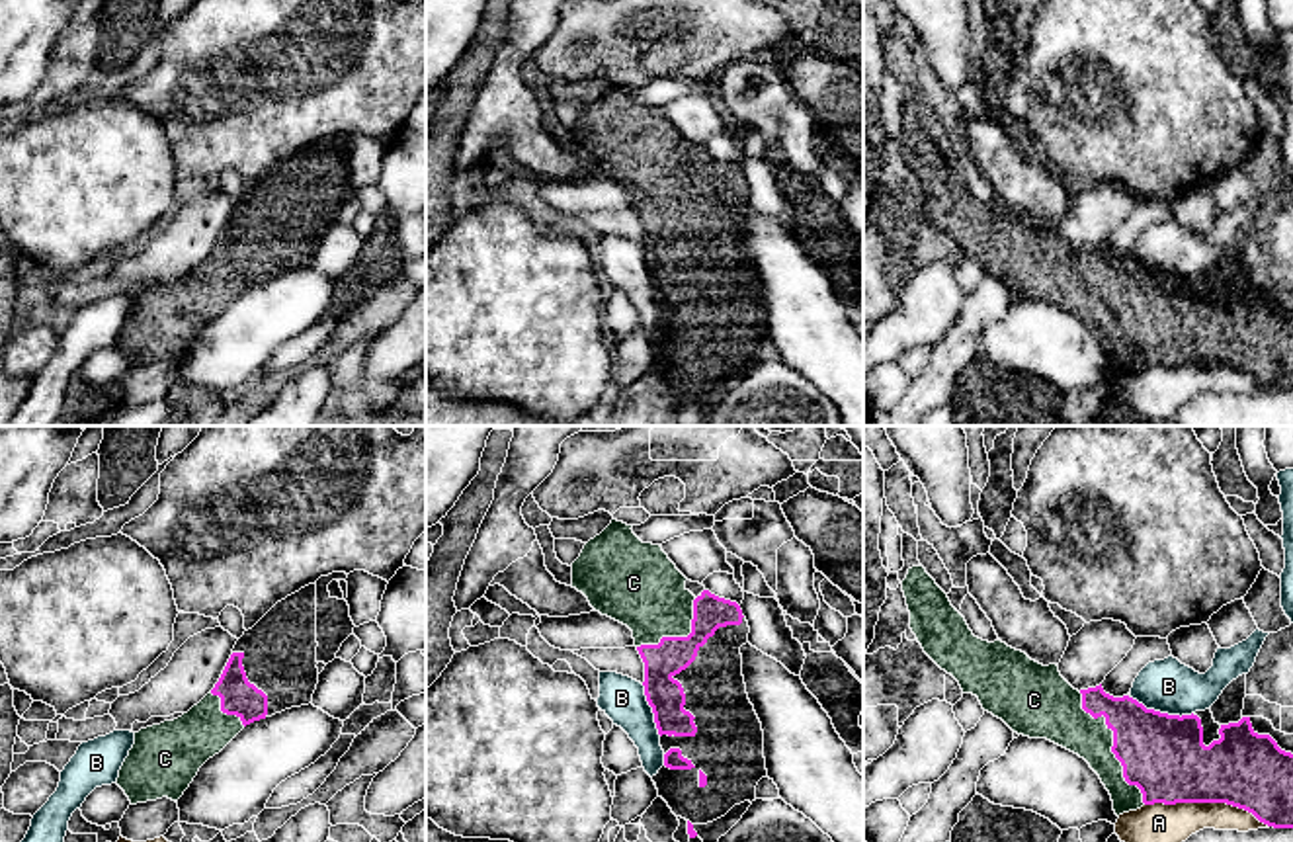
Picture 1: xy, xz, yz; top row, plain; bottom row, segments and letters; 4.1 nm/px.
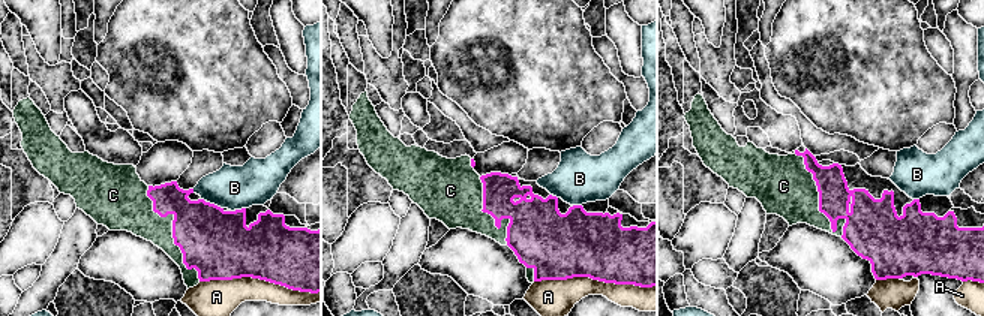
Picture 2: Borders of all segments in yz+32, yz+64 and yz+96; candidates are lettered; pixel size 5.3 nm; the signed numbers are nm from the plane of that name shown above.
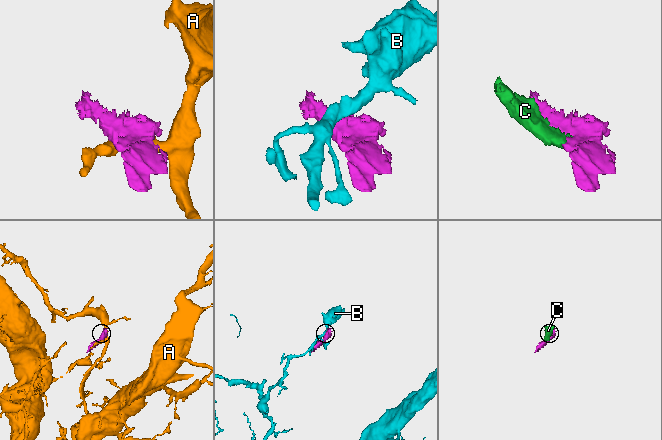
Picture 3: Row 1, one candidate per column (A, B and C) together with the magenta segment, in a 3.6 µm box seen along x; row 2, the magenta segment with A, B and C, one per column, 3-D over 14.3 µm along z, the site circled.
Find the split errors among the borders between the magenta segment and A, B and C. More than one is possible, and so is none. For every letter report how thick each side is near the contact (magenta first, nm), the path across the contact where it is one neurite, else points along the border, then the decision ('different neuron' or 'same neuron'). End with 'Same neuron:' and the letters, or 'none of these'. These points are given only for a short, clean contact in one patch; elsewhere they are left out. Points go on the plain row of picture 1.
A: 320/220 nm | different neuron
B: 340/220 nm | different neuron
C: 340/200 nm | same neuron
Same neuron: C

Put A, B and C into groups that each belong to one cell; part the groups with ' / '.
A / B / C

